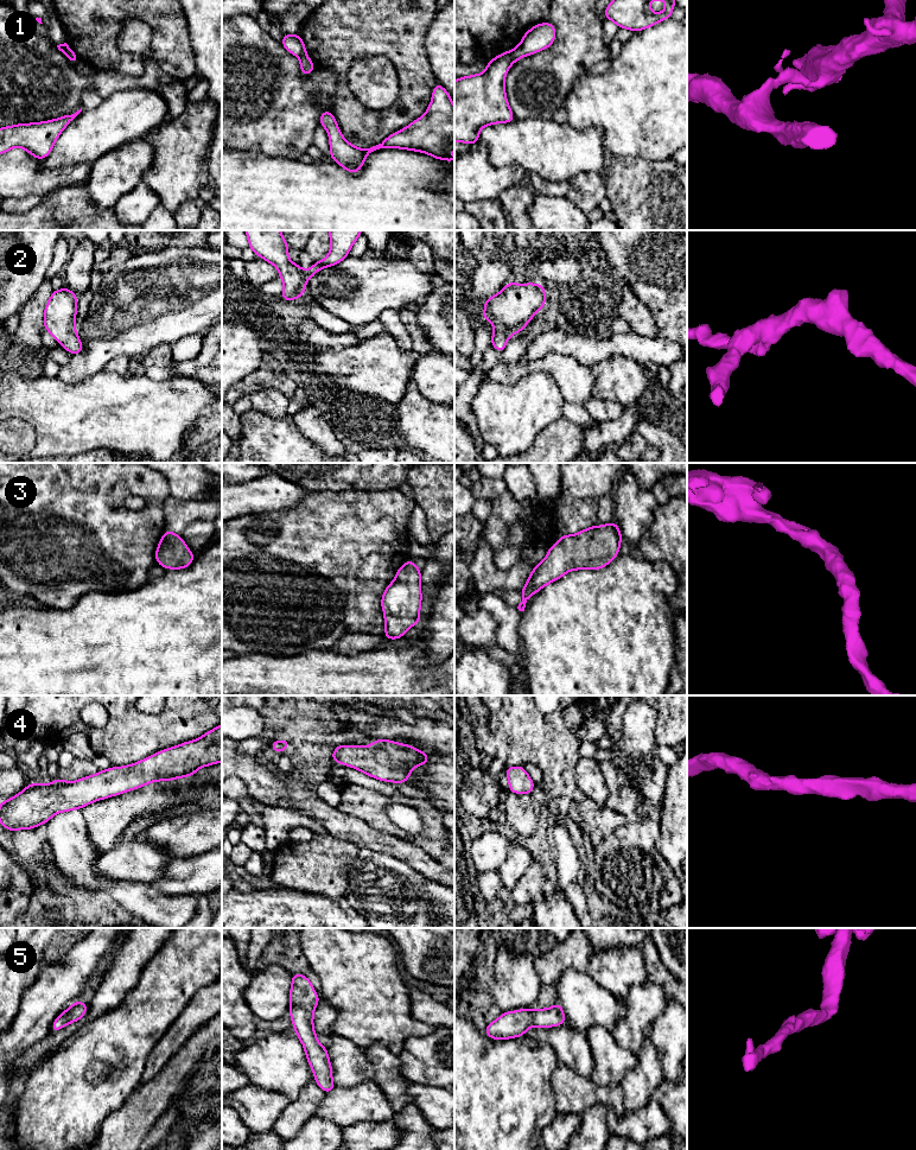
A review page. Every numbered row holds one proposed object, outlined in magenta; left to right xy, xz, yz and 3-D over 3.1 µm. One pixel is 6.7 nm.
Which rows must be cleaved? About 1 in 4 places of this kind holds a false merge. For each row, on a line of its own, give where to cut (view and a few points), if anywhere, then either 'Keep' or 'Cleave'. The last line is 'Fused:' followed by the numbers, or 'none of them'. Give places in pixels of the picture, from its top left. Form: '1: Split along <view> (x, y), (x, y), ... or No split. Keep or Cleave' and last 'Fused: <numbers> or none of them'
1: Split along yz (511, 51), (514, 61). Cleave
2: No split. Keep
3: No split. Keep
4: No split. Keep
5: No split. Keep
Fused: 1

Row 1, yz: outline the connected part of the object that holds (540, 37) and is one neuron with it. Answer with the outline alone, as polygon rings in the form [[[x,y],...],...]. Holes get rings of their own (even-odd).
[[[552,23],[537,24],[528,30],[521,43],[513,50],[514,62],[524,56],[548,49],[555,40],[555,26]]]

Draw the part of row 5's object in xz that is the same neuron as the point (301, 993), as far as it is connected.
[[[292,973],[290,1012],[297,1037],[304,1046],[306,1059],[312,1068],[314,1081],[325,1092],[336,1088],[326,1047],[323,1047],[313,1029],[316,1005],[320,1002],[310,979],[301,973]]]

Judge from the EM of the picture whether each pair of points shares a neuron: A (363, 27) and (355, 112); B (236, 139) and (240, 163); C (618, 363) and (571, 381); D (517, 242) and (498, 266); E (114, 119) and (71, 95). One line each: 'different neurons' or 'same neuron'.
A: same neuron
B: different neurons
C: different neurons
D: same neuron
E: different neurons

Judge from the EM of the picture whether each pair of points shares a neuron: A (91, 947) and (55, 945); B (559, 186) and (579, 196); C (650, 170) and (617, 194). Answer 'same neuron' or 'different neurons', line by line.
A: different neurons
B: different neurons
C: same neuron

